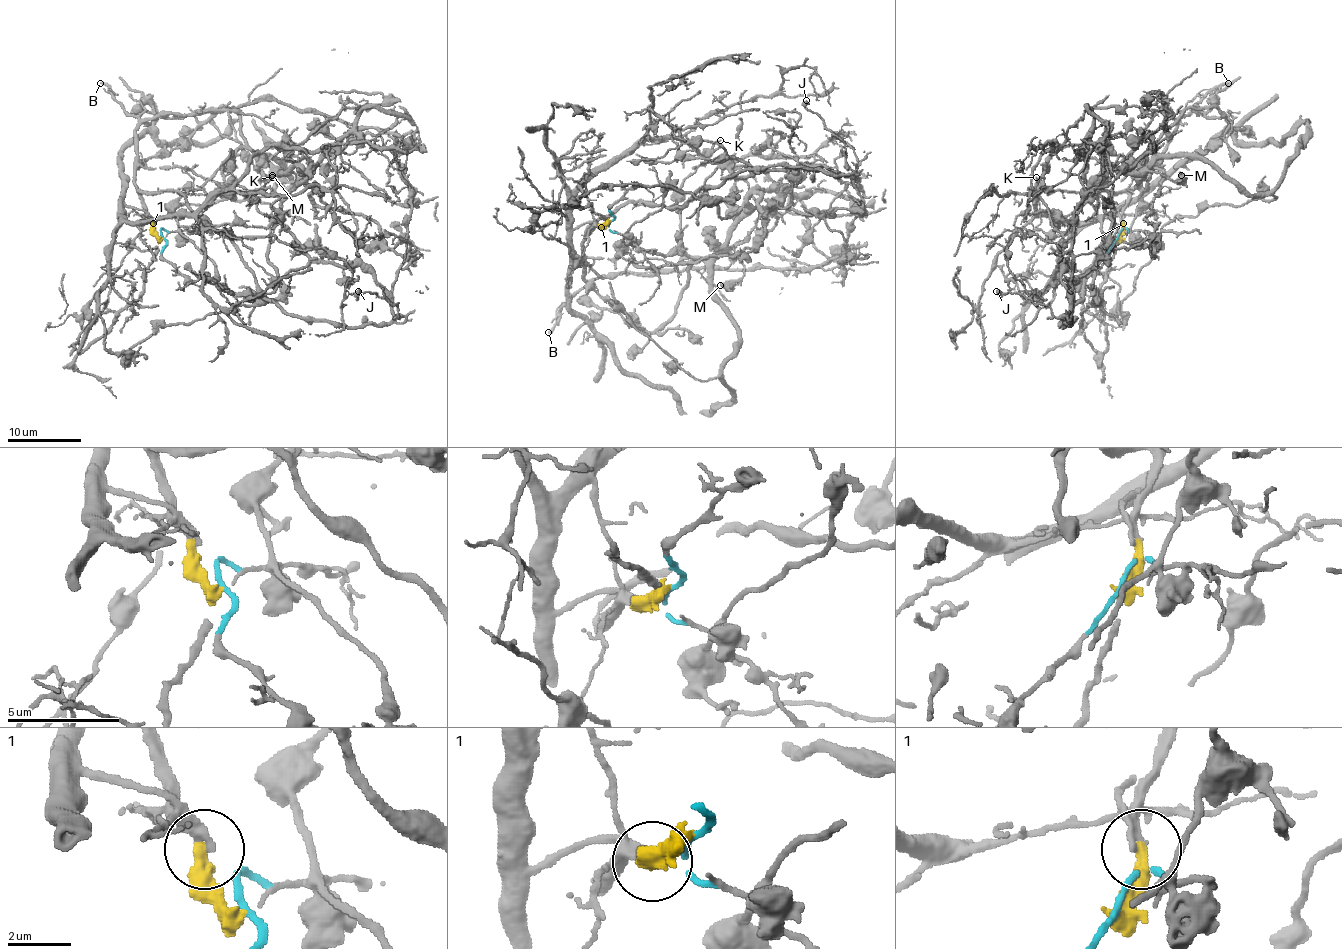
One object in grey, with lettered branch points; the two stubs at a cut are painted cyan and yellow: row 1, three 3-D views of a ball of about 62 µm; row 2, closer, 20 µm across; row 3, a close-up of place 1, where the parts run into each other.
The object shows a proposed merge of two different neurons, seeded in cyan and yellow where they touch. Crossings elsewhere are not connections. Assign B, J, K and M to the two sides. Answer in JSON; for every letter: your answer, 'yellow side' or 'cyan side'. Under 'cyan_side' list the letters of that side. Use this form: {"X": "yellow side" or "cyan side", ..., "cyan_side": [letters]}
{"B": "yellow side", "J": "yellow side", "K": "cyan side", "M": "cyan side", "cyan_side": ["K", "M"]}

